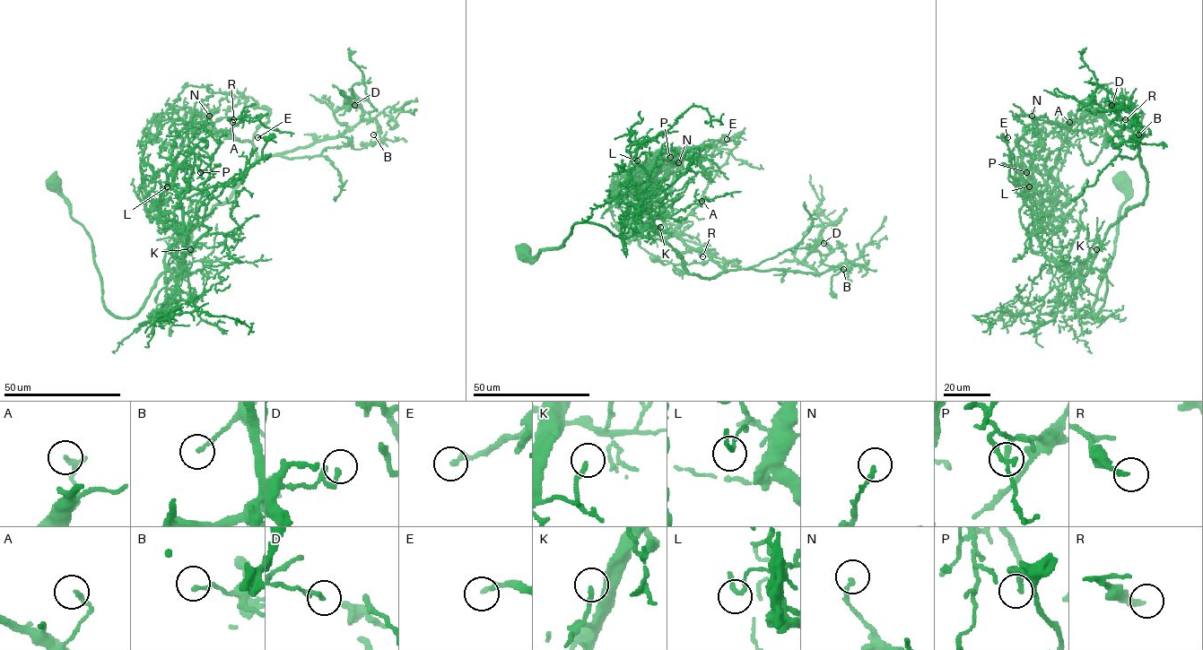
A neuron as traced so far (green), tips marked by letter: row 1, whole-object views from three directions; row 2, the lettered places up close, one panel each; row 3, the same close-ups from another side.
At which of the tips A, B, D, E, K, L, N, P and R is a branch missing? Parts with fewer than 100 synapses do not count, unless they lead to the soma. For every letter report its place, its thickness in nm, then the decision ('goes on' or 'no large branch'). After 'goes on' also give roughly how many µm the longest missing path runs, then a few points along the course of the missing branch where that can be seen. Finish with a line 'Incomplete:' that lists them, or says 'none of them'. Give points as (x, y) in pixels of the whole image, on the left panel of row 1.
A: (232, 122) | 140 nm | no large branch
B: (373, 134) | 170 nm | no large branch
D: (354, 105) | 200 nm | no large branch
E: (257, 137) | 240 nm | no large branch
K: (190, 249) | 200 nm | no large branch
L: (167, 186) | 200 nm | no large branch
N: (209, 116) | 200 nm | no large branch
P: (200, 172) | 200 nm | no large branch
R: (233, 119) | 190 nm | no large branch
Incomplete: none of them

